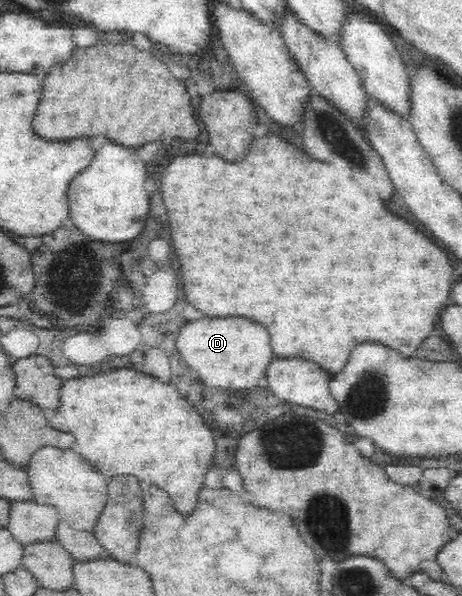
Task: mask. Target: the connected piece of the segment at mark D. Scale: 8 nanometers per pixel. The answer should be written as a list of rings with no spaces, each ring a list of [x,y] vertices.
[[[201,317],[187,320],[176,332],[174,344],[182,367],[191,369],[204,386],[220,391],[257,386],[274,358],[266,330],[260,324],[242,318]]]

